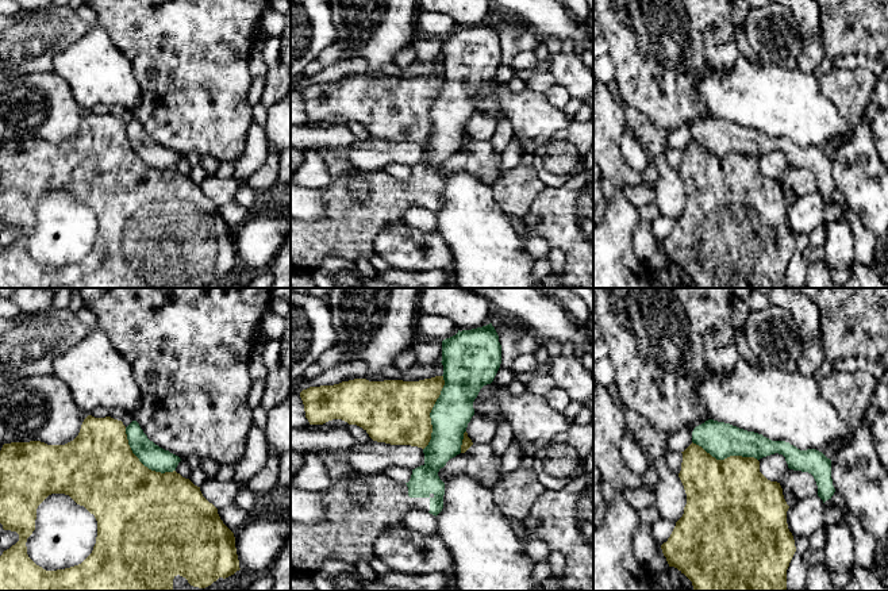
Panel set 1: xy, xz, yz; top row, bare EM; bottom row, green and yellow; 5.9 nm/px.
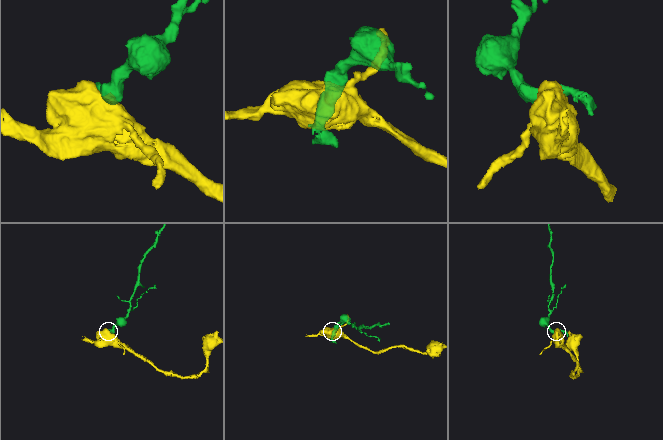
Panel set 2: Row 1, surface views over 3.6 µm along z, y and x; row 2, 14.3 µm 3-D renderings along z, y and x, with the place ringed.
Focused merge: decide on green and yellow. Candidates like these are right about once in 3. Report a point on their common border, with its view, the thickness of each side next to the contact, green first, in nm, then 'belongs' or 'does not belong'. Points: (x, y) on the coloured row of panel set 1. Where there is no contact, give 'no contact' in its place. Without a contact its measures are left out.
meets green in xz at (430, 413); 240 nm thick on the green side, 380 nm on the other; does not belong

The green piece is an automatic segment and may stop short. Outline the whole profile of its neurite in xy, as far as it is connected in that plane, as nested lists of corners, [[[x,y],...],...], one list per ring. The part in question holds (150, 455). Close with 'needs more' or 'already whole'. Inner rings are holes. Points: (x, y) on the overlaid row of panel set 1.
[[[137,421],[126,427],[126,434],[132,453],[145,467],[161,473],[176,471],[181,458],[150,441]]]; already whole

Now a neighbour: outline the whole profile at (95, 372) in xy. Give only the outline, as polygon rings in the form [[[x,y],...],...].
[[[99,329],[58,356],[53,373],[68,385],[84,412],[105,407],[132,414],[141,403],[130,364]]]

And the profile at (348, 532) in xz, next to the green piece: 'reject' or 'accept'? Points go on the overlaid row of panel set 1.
accept

